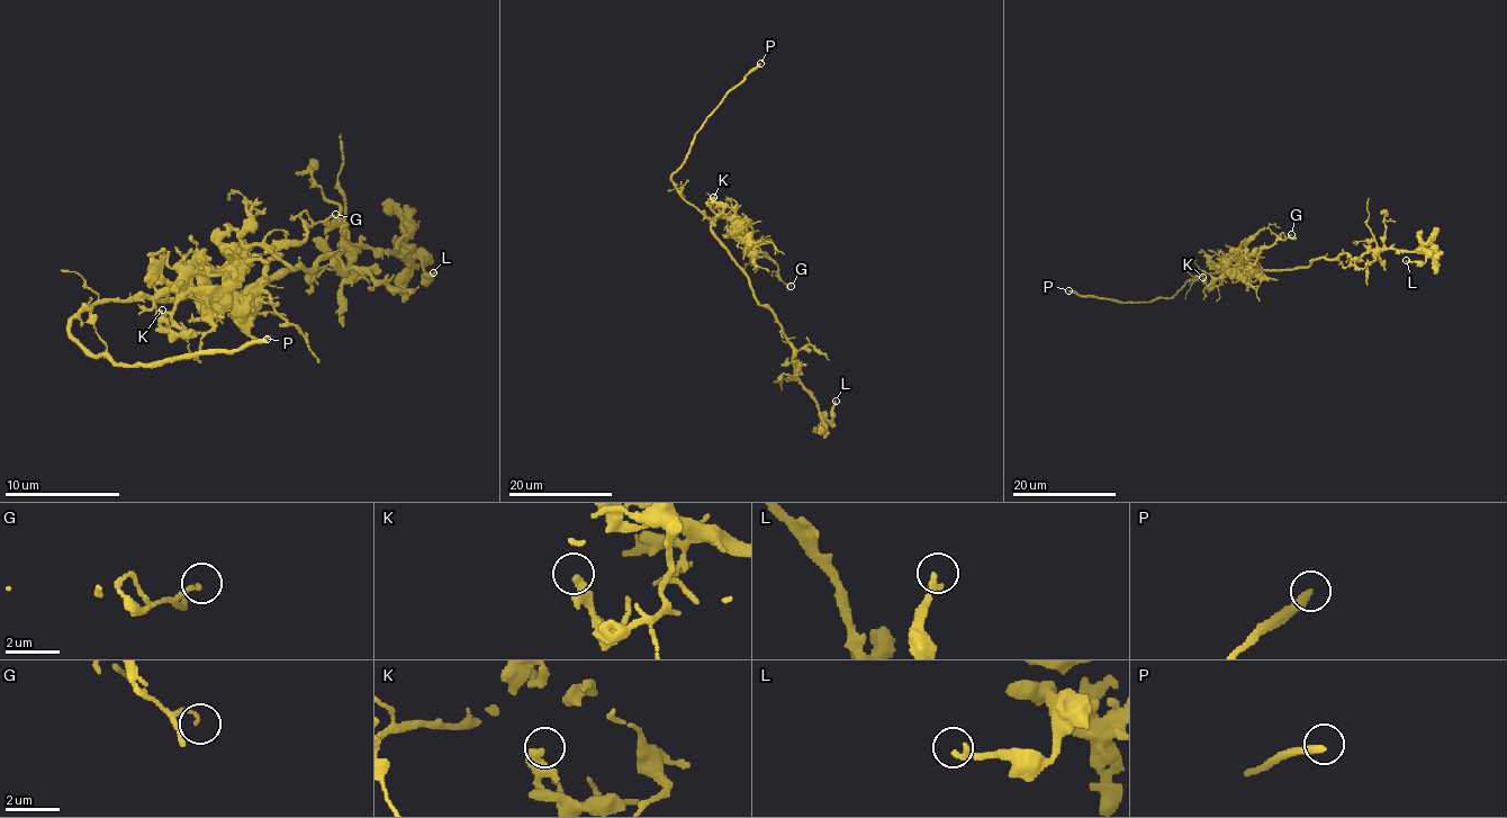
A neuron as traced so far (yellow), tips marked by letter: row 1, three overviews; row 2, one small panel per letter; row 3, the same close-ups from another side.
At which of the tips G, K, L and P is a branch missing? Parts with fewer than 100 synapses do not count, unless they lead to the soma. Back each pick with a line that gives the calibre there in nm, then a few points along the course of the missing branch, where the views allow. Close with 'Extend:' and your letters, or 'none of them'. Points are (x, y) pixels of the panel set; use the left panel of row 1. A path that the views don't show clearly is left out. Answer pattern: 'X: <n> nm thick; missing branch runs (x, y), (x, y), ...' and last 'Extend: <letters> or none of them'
P: 320 nm thick
Extend: P

